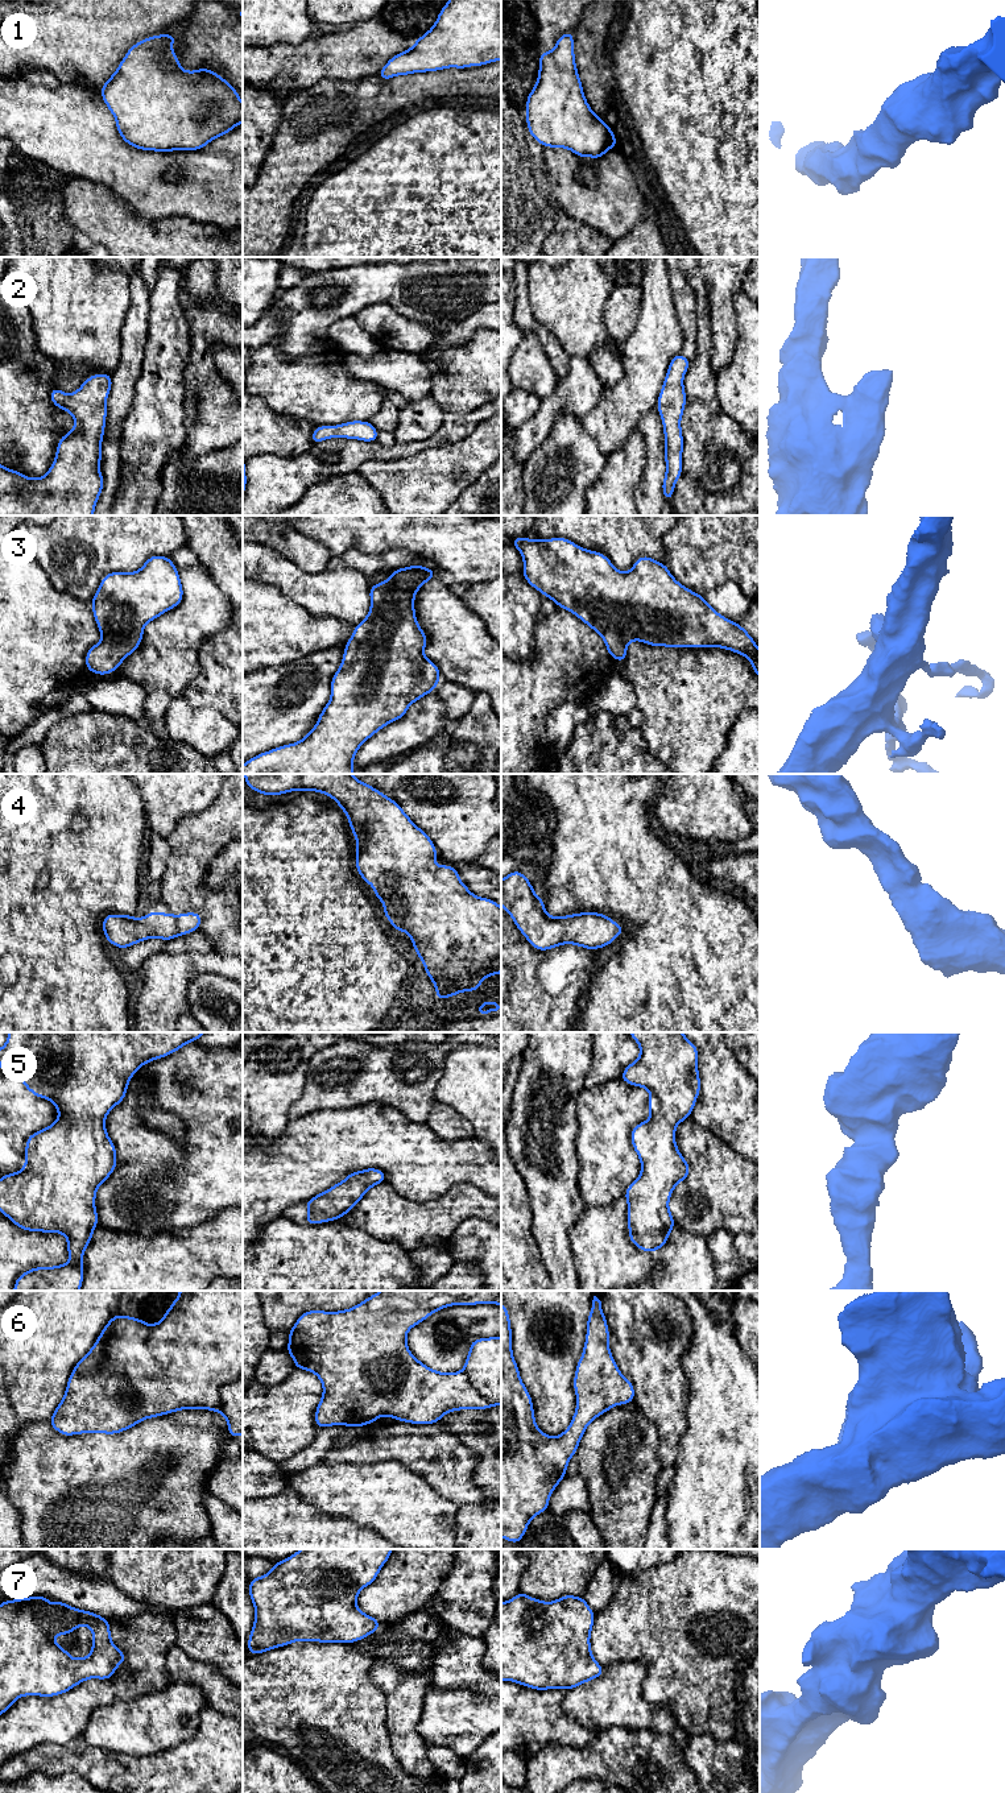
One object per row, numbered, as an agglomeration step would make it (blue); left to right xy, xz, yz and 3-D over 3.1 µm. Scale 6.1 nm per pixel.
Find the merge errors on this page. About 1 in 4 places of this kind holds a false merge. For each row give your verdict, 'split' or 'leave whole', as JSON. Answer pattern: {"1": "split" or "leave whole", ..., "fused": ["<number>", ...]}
{"1": "leave whole", "2": "leave whole", "3": "leave whole", "4": "leave whole", "5": "leave whole", "6": "leave whole", "7": "leave whole", "fused": []}

